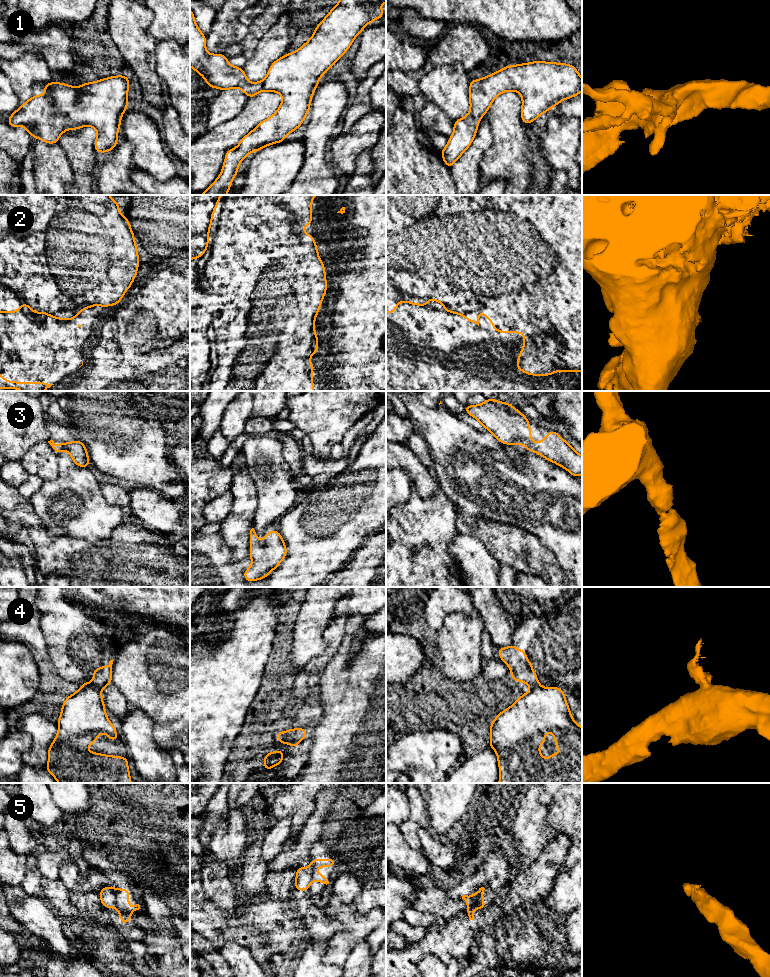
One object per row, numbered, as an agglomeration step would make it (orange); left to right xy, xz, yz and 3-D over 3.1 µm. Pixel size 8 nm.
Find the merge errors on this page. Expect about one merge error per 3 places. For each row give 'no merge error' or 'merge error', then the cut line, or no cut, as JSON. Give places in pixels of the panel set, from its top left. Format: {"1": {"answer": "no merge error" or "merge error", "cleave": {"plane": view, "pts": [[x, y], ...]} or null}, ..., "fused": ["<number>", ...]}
{"1": {"answer": "no merge error", "cleave": null}, "2": {"answer": "no merge error", "cleave": null}, "3": {"answer": "no merge error", "cleave": null}, "4": {"answer": "merge error", "cleave": {"plane": "xy", "pts": [[84, 686], [93, 686], [96, 689]]}}, "5": {"answer": "merge error", "cleave": {"plane": "xy", "pts": [[113, 889], [115, 906]]}}, "fused": ["4", "5"]}

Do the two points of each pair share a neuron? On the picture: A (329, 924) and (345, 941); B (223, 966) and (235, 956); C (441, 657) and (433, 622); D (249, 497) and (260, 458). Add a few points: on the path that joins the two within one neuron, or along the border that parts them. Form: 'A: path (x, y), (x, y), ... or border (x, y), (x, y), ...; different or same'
A: border (343, 923), (342, 927), (327, 942); different
B: border (217, 950), (230, 966); different
C: border (452, 613), (444, 618), (443, 623), (436, 630); different
D: border (245, 461), (255, 488), (257, 506); different

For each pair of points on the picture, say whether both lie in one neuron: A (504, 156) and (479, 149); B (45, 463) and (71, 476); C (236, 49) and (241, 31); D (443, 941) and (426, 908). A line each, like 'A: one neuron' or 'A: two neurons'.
A: two neurons
B: two neurons
C: two neurons
D: two neurons

